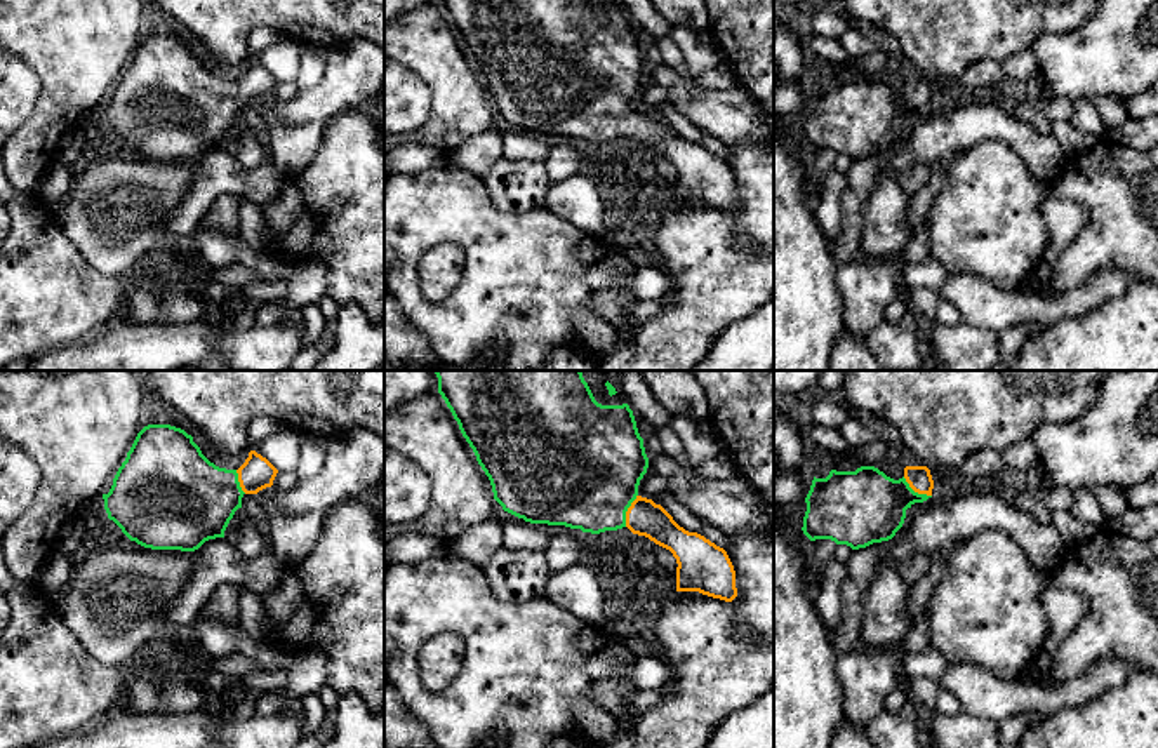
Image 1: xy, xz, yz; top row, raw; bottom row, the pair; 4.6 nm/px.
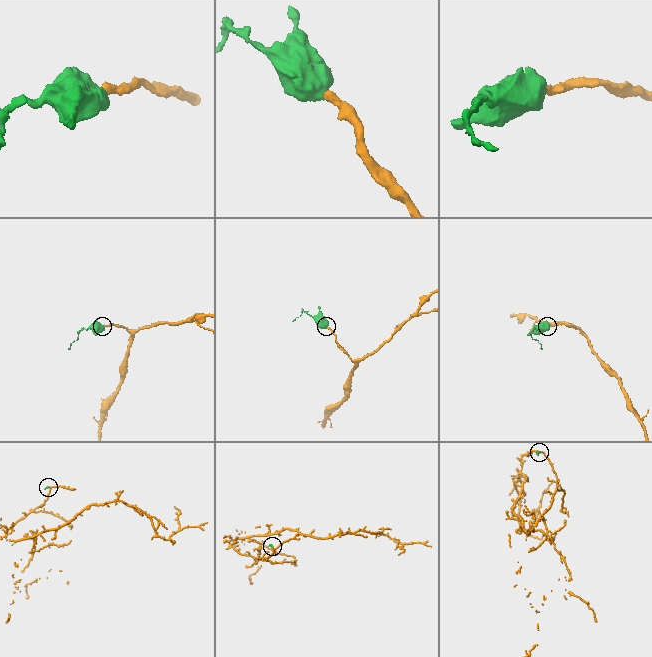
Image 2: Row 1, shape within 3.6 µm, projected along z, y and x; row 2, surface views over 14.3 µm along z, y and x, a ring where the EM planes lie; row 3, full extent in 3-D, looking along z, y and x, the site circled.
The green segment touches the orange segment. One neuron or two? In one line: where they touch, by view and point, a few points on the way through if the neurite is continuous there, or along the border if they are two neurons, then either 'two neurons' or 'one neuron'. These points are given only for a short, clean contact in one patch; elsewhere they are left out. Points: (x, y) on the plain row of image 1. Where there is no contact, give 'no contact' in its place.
meets green in xz at (626, 120); runs through xz (585, 86), (611, 112), (626, 120), (644, 127); one neuron

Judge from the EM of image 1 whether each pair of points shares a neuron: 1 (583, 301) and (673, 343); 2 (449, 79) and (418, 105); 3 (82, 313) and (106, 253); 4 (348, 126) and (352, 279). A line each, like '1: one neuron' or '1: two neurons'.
1: two neurons
2: two neurons
3: two neurons
4: one neuron

